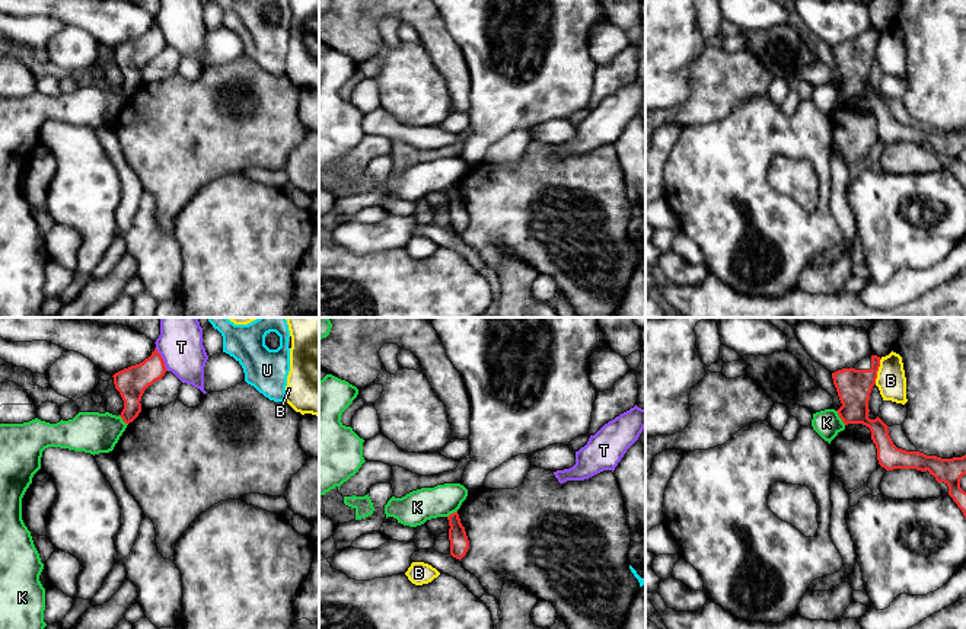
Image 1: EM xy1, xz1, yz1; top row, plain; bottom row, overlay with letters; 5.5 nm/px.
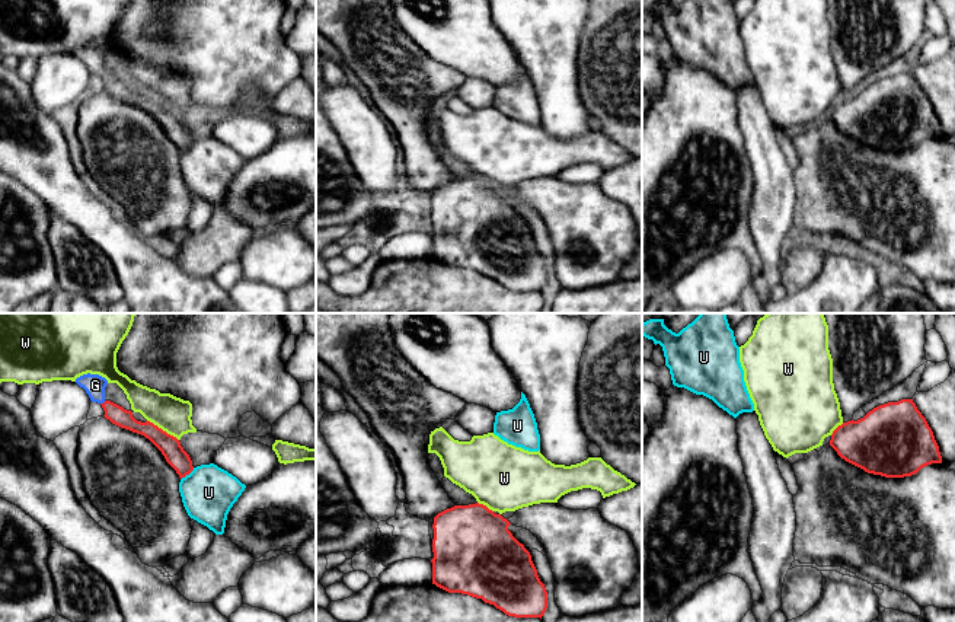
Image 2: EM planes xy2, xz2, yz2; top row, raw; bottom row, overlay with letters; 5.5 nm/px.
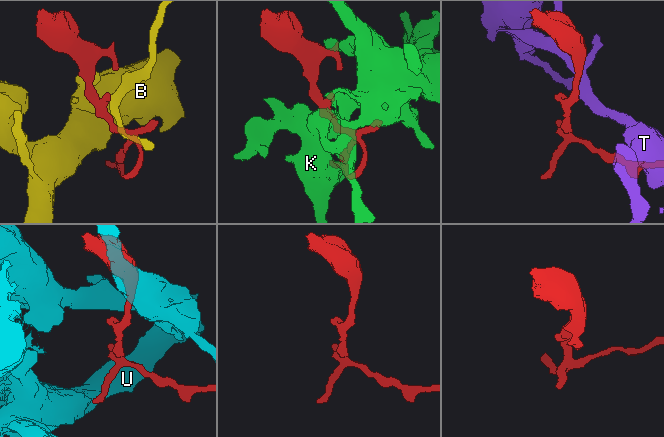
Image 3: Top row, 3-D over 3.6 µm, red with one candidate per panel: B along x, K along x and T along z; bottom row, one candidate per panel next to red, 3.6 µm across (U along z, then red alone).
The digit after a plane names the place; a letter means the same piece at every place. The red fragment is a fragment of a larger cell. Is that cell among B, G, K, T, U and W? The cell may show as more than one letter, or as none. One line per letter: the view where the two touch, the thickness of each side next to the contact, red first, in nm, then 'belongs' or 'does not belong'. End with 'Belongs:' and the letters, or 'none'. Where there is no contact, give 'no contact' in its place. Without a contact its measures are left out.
B: yz1 | 190/160 nm | does not belong
G: xy2 | 100/120 nm | belongs
K: yz1 | 190/150 nm | does not belong
T: xy1 | 170/240 nm | does not belong
U: xy2 | 120/300 nm | does not belong
W: xy2 | 120/200 nm | does not belong
Belongs: G

